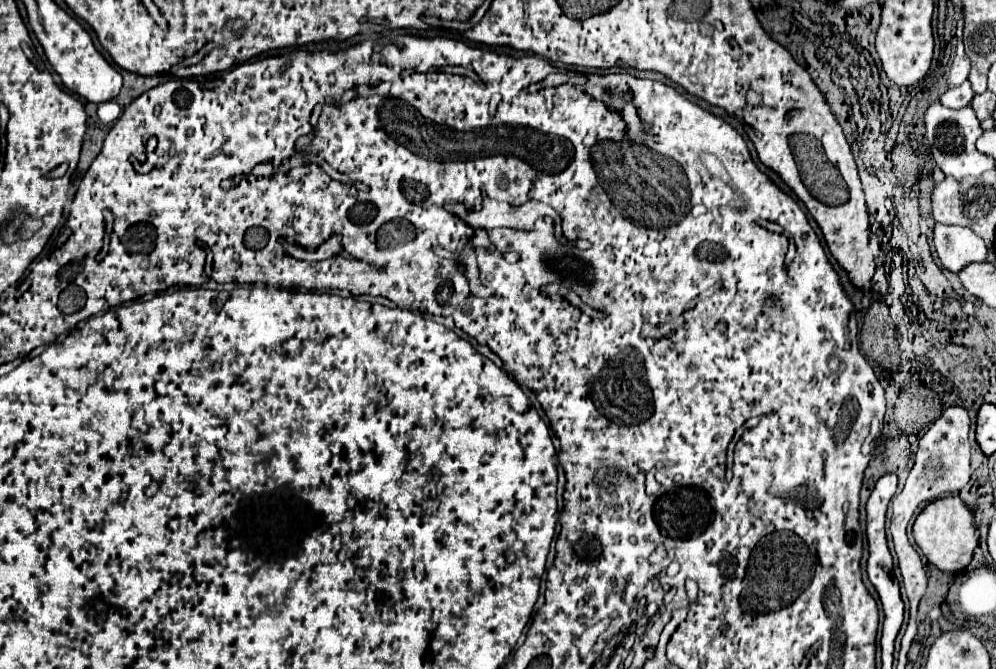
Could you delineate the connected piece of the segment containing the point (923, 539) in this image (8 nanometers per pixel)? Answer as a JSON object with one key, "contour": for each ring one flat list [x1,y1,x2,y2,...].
{"contour":[[942,497,926,505,924,511,916,517,912,533,928,561,940,571,952,573,962,571,972,561,974,549,980,543,980,529,974,523,974,513,960,497]]}

